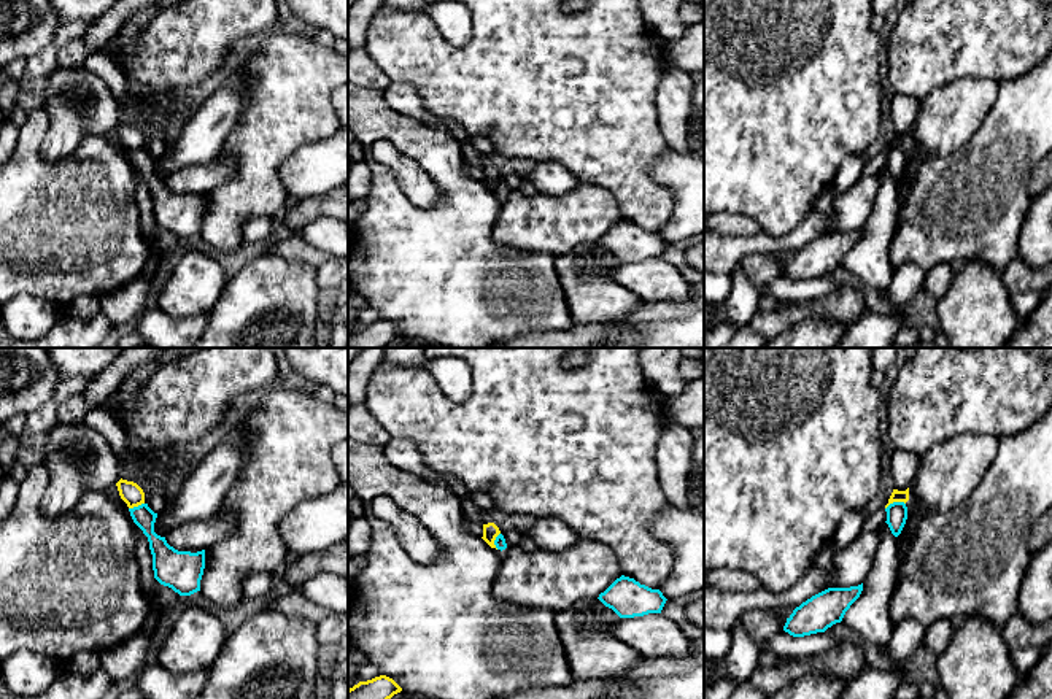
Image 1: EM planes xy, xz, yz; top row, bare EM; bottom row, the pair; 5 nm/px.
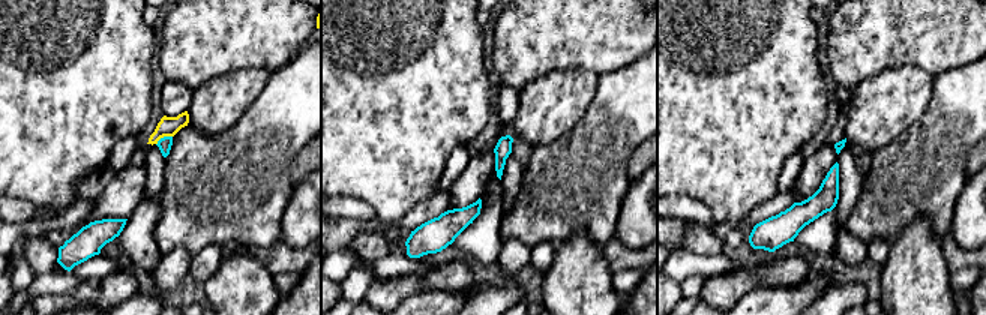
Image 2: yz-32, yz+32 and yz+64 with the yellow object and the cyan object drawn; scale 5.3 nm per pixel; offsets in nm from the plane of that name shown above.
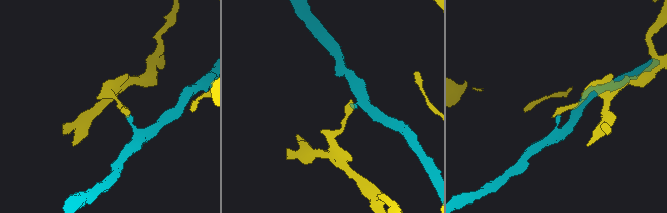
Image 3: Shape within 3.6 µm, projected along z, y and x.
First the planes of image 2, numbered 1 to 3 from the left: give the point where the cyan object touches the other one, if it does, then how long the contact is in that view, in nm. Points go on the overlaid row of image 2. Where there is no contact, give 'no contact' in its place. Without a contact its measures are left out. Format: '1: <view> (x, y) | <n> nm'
1: yz-32 (162, 137) | 100 nm
2: no contact
3: no contact

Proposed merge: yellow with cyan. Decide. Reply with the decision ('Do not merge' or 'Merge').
Do not merge

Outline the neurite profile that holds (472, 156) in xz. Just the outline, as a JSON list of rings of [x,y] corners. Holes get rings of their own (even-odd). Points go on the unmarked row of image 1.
[[[439,119],[439,121],[461,143],[466,162],[480,167],[483,154],[478,149],[475,149],[469,141],[472,135],[467,132],[467,129],[453,119]]]

